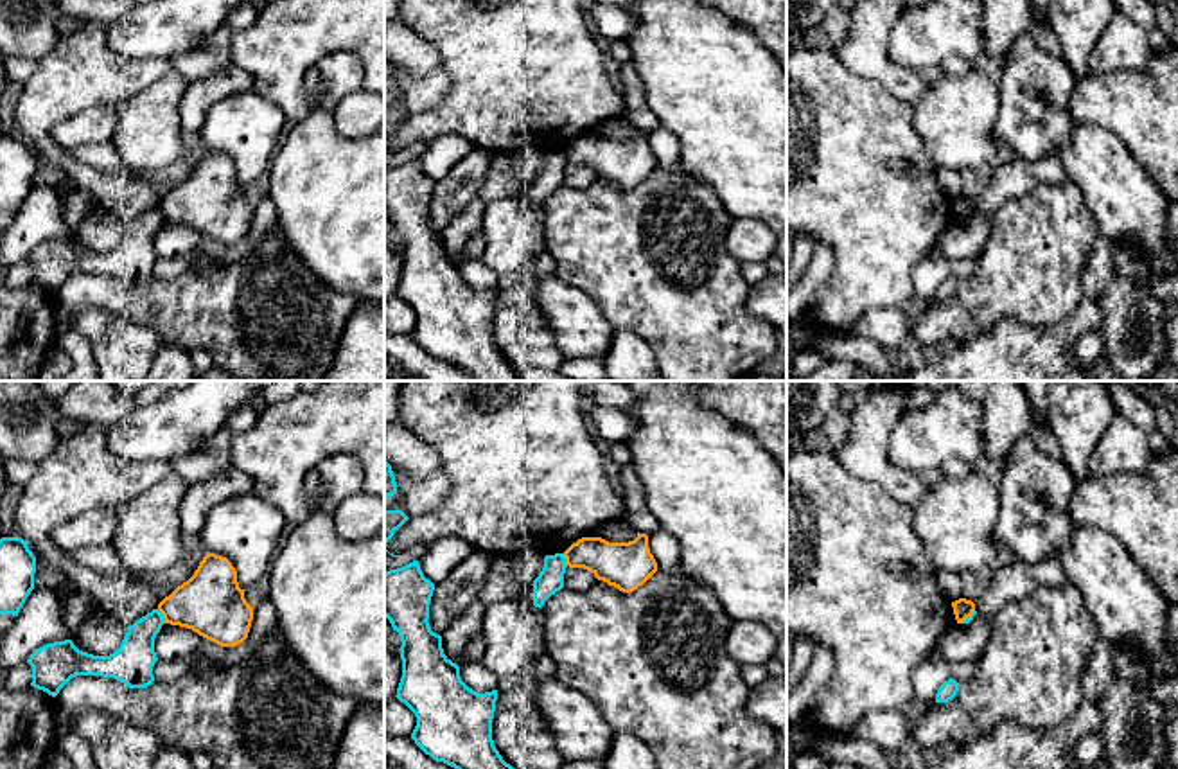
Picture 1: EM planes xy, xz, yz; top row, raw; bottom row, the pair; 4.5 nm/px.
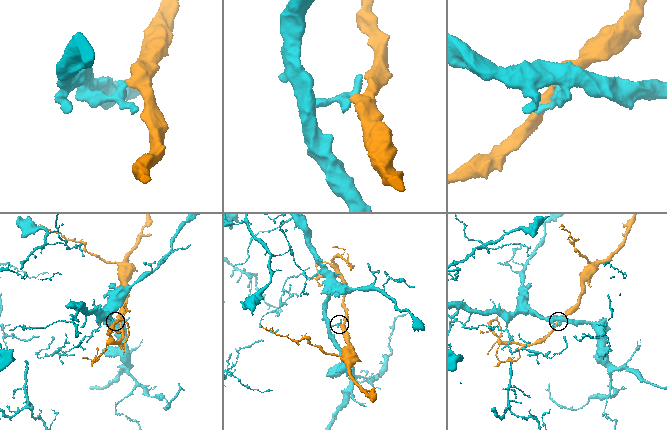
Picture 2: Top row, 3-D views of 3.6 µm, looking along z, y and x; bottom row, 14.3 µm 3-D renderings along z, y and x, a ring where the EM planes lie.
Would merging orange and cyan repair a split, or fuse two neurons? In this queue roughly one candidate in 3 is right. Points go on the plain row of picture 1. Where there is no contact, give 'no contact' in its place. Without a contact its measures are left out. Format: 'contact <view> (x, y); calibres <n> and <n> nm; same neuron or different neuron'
contact xy (164, 214); calibres 300 and 180 nm; different neuron

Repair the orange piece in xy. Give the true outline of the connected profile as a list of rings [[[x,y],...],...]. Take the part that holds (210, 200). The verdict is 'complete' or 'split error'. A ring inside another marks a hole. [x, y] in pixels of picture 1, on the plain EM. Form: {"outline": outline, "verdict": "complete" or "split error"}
{"outline": [[[210,149],[194,172],[158,201],[158,208],[165,221],[192,226],[221,244],[242,241],[253,217],[235,165]]], "verdict": "complete"}

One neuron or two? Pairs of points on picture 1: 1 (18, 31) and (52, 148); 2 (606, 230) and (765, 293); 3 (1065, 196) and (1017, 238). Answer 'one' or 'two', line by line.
1: two
2: two
3: one

